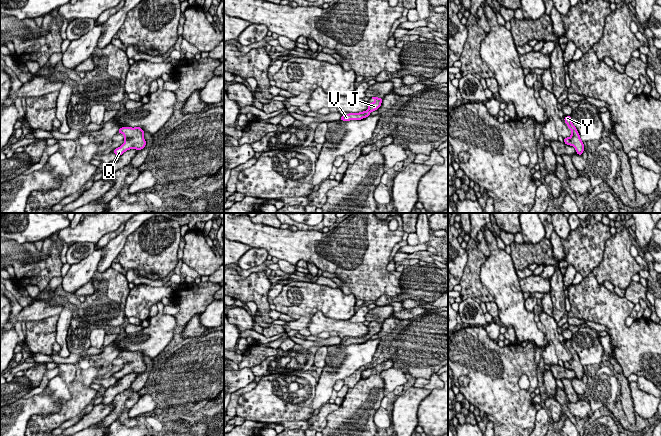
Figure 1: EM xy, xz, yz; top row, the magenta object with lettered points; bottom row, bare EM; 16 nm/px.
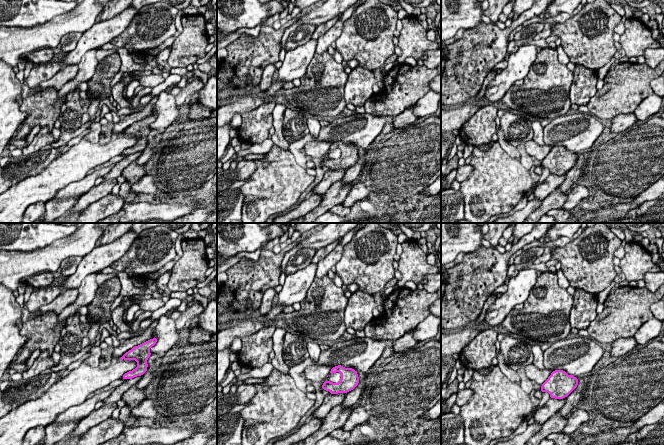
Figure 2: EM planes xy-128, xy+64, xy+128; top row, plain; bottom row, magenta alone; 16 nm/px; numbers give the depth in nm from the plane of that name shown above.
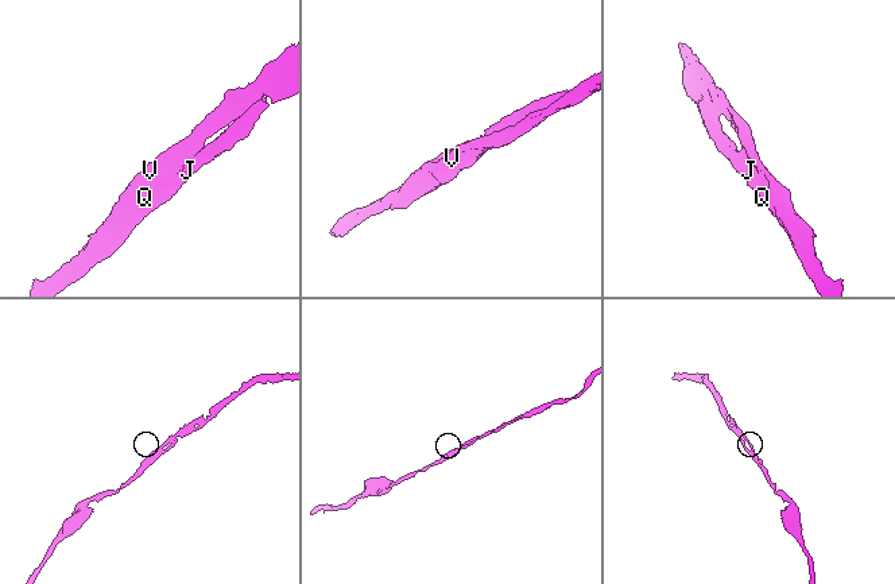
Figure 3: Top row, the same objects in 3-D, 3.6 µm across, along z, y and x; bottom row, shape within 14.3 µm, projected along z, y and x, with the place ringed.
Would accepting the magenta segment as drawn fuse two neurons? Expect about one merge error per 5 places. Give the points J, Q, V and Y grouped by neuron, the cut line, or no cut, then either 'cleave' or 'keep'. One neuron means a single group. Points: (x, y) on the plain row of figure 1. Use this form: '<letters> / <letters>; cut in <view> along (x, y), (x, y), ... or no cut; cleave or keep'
J Q V Y; no cut; keep

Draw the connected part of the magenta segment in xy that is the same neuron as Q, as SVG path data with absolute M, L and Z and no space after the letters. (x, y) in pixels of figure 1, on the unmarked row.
M121 351L118 358L122 357L124 360L124 367L113 374L113 376L120 380L124 376L130 373L136 373L137 375L143 373L146 370L146 365L144 363L144 355L140 351Z

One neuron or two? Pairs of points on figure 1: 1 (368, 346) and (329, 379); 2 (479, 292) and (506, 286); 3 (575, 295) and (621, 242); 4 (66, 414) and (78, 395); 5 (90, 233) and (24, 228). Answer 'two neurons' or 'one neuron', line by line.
1: one neuron
2: two neurons
3: two neurons
4: one neuron
5: two neurons

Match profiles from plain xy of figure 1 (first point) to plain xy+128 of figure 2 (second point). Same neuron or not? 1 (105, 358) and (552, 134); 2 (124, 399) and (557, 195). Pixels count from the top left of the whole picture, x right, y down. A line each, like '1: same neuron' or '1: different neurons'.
1: different neurons
2: same neuron

